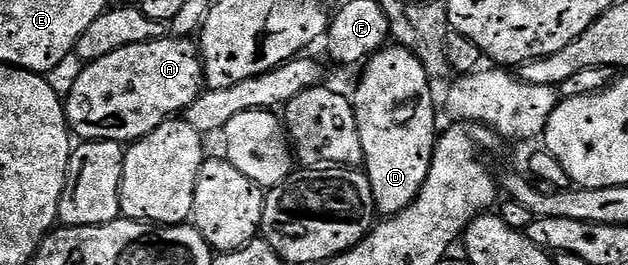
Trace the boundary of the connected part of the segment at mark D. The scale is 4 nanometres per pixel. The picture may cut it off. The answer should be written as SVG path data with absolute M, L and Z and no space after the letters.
M384 47L370 58L362 66L363 78L359 81L359 86L355 89L353 94L353 104L355 109L357 131L360 132L361 148L364 152L362 168L365 170L367 178L369 179L369 187L373 191L373 199L375 200L375 208L384 218L395 217L401 211L405 211L405 207L409 207L413 203L413 199L417 199L417 195L421 191L421 187L425 183L425 179L429 175L429 167L431 160L435 154L435 142L437 140L437 128L435 129L435 101L431 98L431 85L433 86L432 78L427 76L425 67L421 63L421 59L417 59L411 54L408 49L402 47Z

